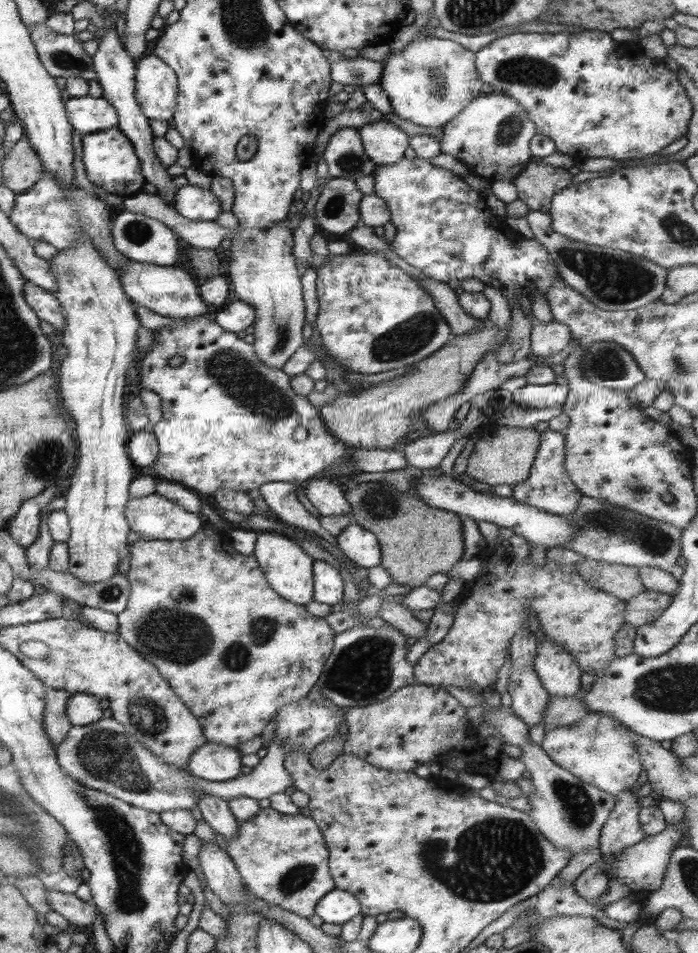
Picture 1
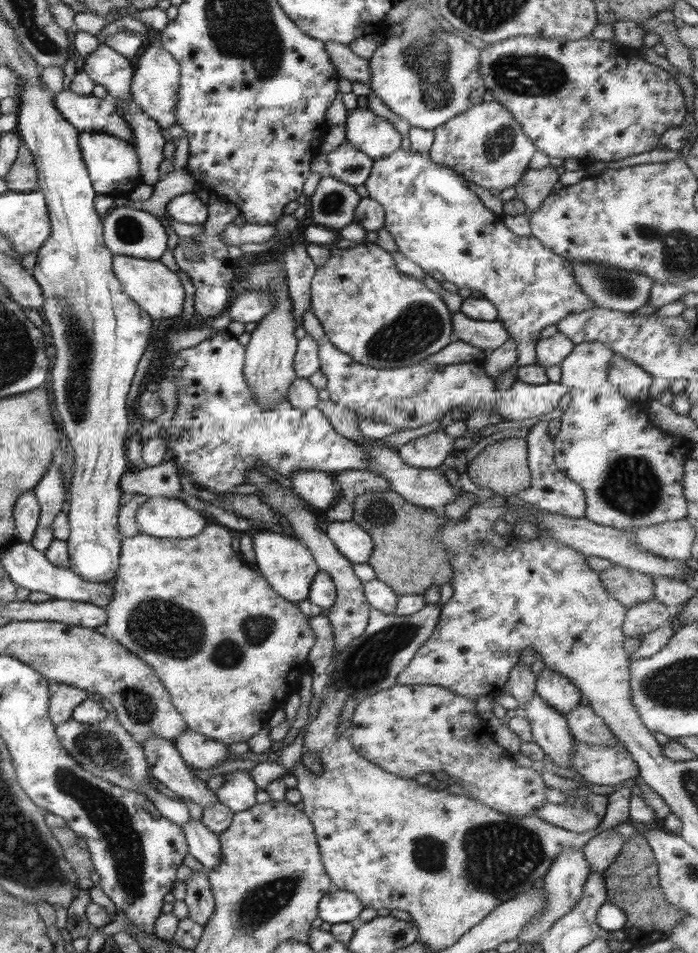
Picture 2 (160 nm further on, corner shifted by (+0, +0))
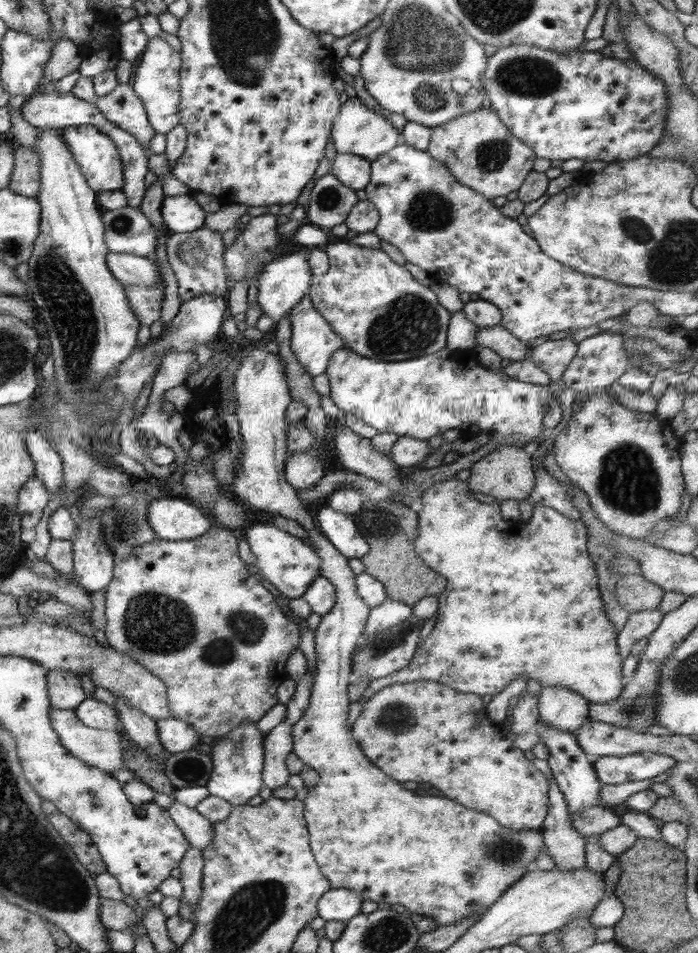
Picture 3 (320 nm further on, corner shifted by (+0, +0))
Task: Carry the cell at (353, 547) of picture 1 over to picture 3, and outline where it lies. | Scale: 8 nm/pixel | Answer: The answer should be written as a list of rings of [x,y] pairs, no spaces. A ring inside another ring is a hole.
[[[324,507],[315,514],[314,522],[323,537],[346,559],[360,559],[369,550],[369,545],[357,533],[352,515]]]

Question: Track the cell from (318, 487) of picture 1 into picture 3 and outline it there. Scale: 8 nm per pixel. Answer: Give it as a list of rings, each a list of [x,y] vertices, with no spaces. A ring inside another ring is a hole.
[[[293,451],[284,464],[283,476],[295,489],[301,490],[317,482],[323,474],[325,463],[309,451]]]

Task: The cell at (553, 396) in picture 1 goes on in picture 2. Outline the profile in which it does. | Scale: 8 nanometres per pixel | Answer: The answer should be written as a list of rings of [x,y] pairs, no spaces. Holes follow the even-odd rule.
[[[311,309],[301,317],[301,326],[305,333],[318,342],[319,371],[326,378],[329,401],[341,408],[349,408],[361,418],[395,426],[398,430],[419,428],[428,422],[440,418],[453,410],[460,410],[466,404],[466,416],[479,410],[482,405],[493,408],[494,414],[506,421],[527,420],[533,416],[553,412],[560,398],[568,389],[555,382],[539,385],[513,382],[507,390],[497,390],[490,376],[478,362],[460,362],[447,365],[420,363],[406,367],[373,368],[355,362],[340,350],[337,350],[324,335],[319,321],[311,314]]]

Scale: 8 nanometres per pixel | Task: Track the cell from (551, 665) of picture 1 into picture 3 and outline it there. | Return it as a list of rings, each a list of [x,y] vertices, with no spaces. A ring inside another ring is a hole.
[[[560,686],[541,687],[537,698],[538,720],[553,729],[575,734],[588,720],[590,702]]]

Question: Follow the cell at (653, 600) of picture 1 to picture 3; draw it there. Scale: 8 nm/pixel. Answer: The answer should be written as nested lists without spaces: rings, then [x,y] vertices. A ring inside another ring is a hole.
[[[659,609],[643,610],[629,615],[623,630],[616,636],[616,645],[618,648],[618,655],[621,660],[629,654],[630,646],[633,646],[640,638],[647,638],[661,619],[663,614]]]

